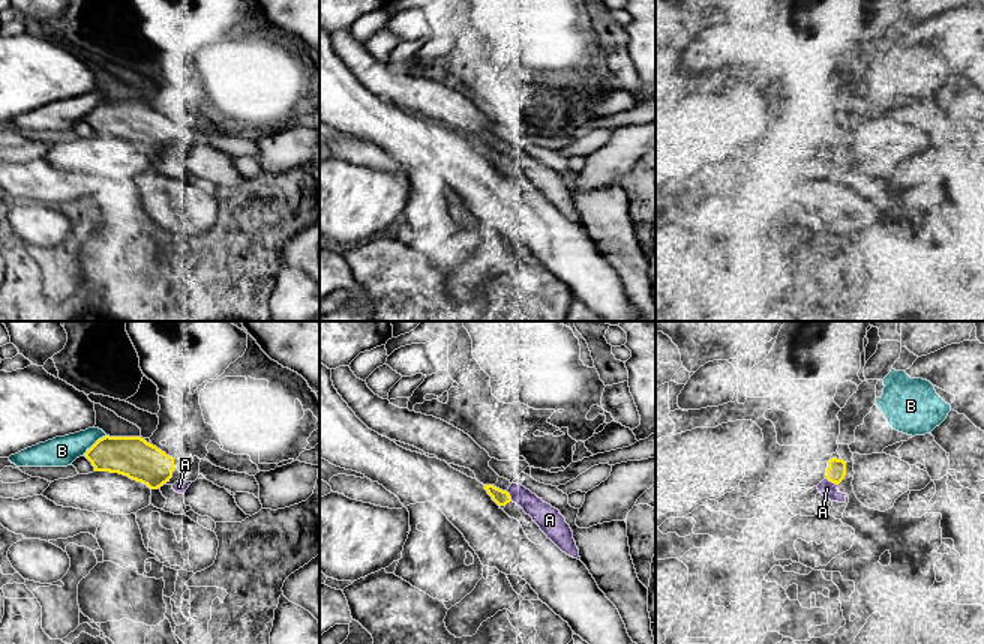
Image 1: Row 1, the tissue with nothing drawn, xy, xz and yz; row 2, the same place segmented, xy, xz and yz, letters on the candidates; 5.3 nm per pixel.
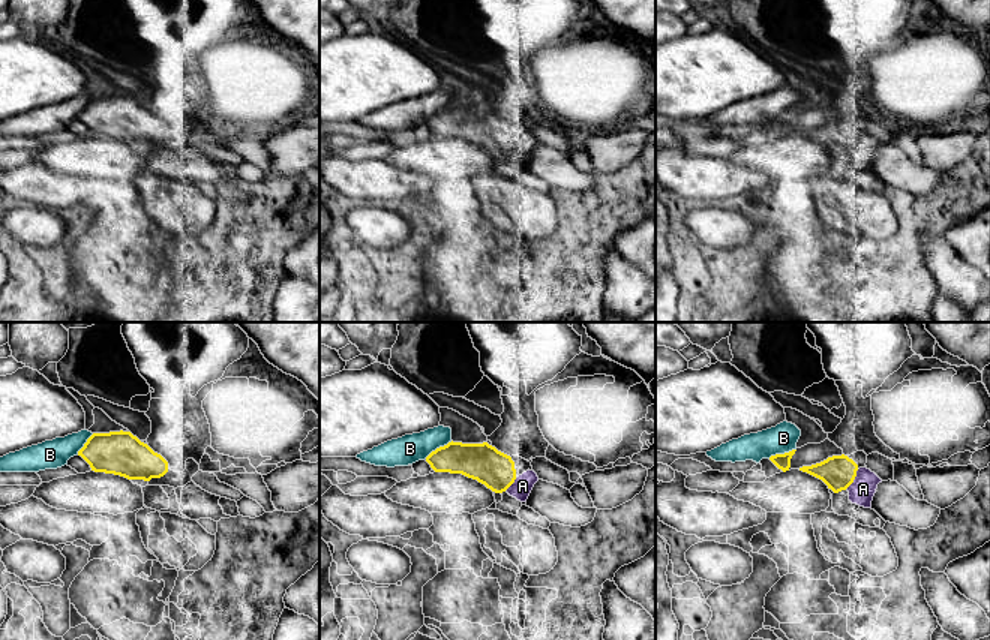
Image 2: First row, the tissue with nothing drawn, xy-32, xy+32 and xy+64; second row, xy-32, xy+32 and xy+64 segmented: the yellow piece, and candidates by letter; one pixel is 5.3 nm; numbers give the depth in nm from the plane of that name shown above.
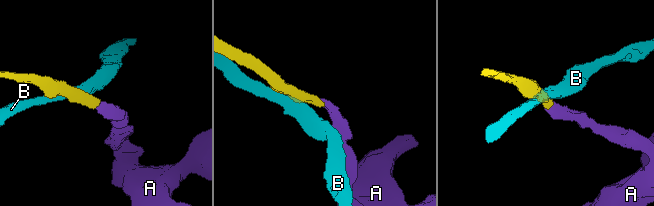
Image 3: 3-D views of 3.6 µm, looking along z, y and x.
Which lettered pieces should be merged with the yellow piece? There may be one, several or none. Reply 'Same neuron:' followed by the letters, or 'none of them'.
Same neuron: A

